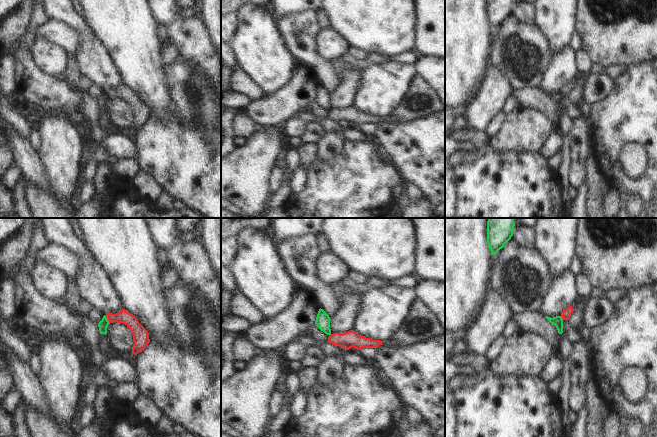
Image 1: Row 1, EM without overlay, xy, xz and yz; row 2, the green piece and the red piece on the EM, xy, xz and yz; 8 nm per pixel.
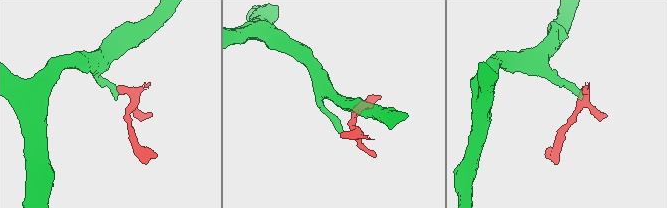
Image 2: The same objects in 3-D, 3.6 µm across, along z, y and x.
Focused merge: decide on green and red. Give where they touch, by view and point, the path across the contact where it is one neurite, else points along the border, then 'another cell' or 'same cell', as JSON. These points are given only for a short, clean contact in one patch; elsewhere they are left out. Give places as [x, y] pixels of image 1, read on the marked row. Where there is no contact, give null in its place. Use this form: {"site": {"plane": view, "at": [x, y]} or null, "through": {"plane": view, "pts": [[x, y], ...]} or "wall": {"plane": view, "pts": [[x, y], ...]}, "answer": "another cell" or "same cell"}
{"site": {"plane": "xy", "at": [107, 319]}, "wall": {"plane": "xy", "pts": [[104, 315], [109, 323]]}, "answer": "another cell"}

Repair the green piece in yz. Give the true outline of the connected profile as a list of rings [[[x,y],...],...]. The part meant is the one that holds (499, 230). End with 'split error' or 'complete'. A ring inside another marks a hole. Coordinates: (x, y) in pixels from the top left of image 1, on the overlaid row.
[[[488,218],[487,244],[493,255],[496,254],[500,249],[502,249],[504,247],[504,245],[513,236],[513,229],[515,226],[514,220],[515,220],[515,218]]]; complete

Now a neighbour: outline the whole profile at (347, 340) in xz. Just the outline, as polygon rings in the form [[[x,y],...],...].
[[[417,298],[412,304],[408,317],[390,340],[372,340],[350,330],[343,334],[330,334],[327,342],[340,346],[345,350],[349,350],[352,347],[357,350],[362,348],[378,348],[382,344],[405,347],[426,342],[430,338],[442,334],[444,332],[441,323],[434,312],[422,300]]]

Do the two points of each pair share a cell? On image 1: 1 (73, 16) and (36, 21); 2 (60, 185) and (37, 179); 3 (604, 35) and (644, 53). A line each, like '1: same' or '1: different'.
1: different
2: different
3: same

